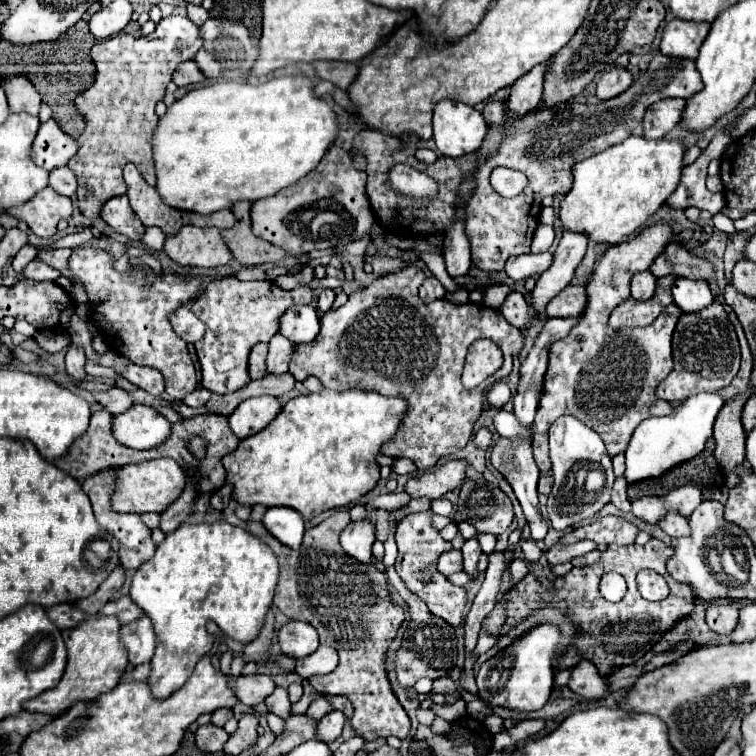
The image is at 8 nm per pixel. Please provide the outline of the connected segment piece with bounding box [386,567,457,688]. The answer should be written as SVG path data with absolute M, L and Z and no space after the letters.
M394 567L386 570L386 576L391 582L391 586L401 594L401 598L405 600L407 608L409 608L409 626L403 634L401 640L401 648L397 650L395 656L395 674L397 674L397 682L405 688L413 686L419 678L427 676L431 680L441 678L441 676L449 676L455 668L457 662L457 636L455 636L455 628L449 626L445 620L437 618L435 614L429 612L429 608L425 606L425 602L421 602L415 594L411 594L405 584L401 582L401 578L397 576Z

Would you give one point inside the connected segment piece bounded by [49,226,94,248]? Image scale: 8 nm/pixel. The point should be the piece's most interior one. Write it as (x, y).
(85, 236)

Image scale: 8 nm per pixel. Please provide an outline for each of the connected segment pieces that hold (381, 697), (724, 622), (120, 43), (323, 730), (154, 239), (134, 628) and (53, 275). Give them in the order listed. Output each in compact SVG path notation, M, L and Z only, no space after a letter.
M347 510L333 512L321 524L305 530L299 550L281 544L261 522L247 520L247 532L259 536L279 560L281 578L273 604L287 618L309 622L317 630L321 644L333 646L339 652L339 666L327 676L309 678L309 684L317 692L341 694L351 700L355 714L349 722L361 738L373 740L379 736L397 736L403 740L409 734L411 722L391 692L385 676L383 654L395 638L405 614L401 606L391 604L385 574L379 572L375 564L359 564L341 550L339 534L349 520Z
M733 602L713 604L711 608L707 608L707 624L717 634L731 634L737 626L737 620L739 620L739 610Z
M169 16L161 18L155 32L149 36L135 38L121 32L119 36L111 36L91 48L91 58L97 68L95 82L75 98L75 106L85 116L87 126L79 136L79 152L67 164L79 180L79 210L91 222L101 220L101 206L109 198L127 192L123 180L123 168L127 162L133 162L147 182L155 186L157 176L151 144L159 122L155 104L163 100L173 70L181 62L193 60L201 44L199 26L193 26L187 16Z
M331 710L329 714L325 714L325 716L319 720L319 726L317 726L317 740L327 742L327 744L329 744L331 740L337 740L337 738L341 736L343 724L345 724L343 712Z
M151 226L151 228L147 228L147 232L145 232L145 236L141 240L149 248L153 248L153 250L161 250L163 248L163 242L165 242L165 234L161 230L157 230L157 226Z
M143 616L131 624L121 626L121 640L127 646L129 662L135 666L149 662L155 654L155 630L151 624L151 618Z
M41 260L29 262L29 264L25 266L23 274L25 274L25 278L29 278L29 280L57 280L57 278L61 276L59 270L51 268L49 264L45 264L45 262L41 262Z

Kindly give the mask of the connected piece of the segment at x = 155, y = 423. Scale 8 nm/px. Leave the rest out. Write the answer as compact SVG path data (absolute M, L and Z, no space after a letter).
M131 406L113 422L115 438L135 450L149 450L171 436L171 422L153 406Z

